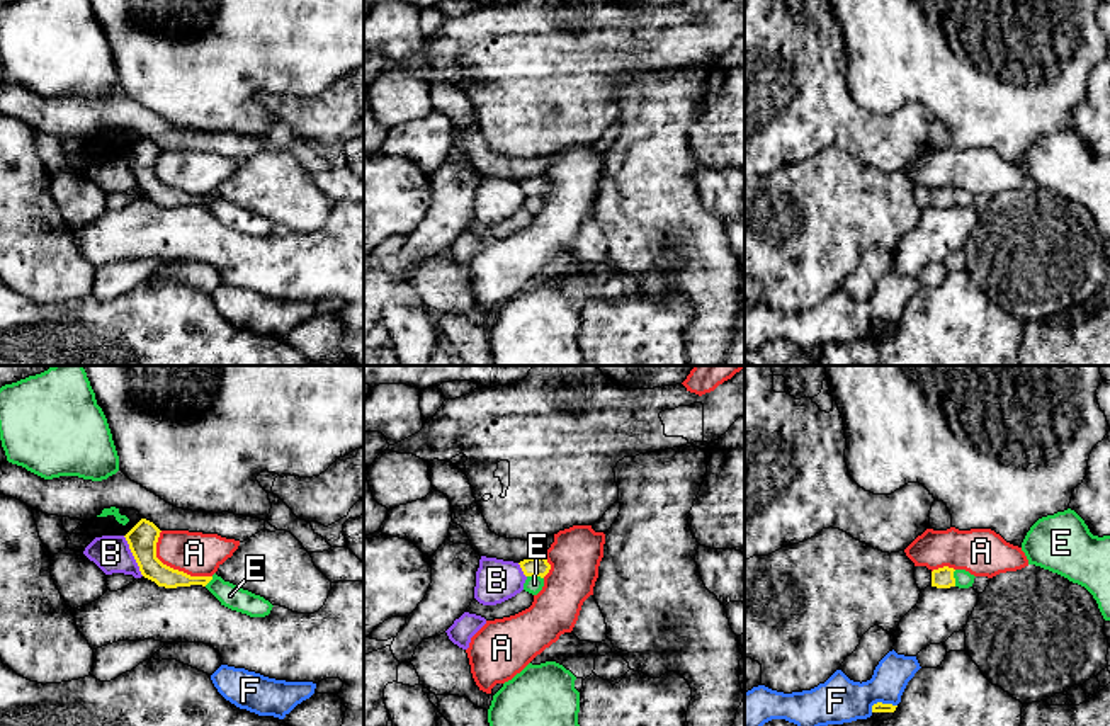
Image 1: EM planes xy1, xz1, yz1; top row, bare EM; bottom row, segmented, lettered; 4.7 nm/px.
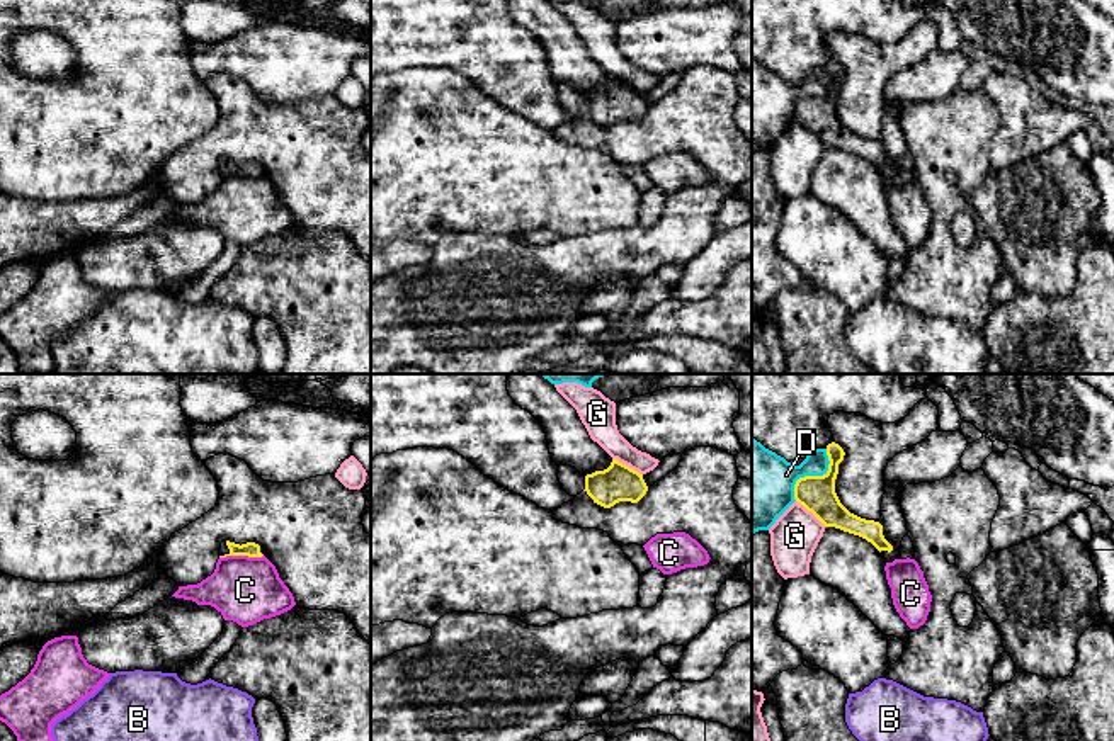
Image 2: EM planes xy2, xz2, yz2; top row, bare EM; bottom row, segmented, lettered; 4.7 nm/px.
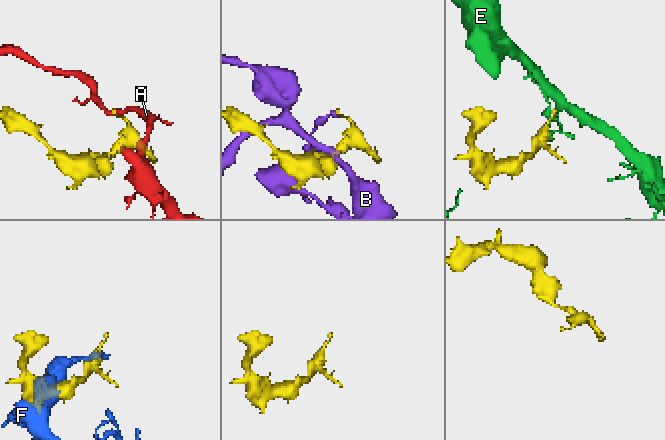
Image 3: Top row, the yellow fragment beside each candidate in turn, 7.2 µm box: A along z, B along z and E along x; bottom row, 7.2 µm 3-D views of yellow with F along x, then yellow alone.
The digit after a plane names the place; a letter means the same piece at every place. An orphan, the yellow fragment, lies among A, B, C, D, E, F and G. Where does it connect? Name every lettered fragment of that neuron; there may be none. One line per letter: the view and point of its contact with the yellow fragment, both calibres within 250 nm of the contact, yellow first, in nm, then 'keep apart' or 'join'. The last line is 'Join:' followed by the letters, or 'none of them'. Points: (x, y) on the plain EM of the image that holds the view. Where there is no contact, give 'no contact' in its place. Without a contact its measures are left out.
A: meets yellow in xy1 at (172, 187); 140 nm thick on the yellow side, 200 nm on the other; keep apart
B: meets yellow in xy1 at (133, 174); 140 nm thick on the yellow side, 180 nm on the other; keep apart
C: meets yellow in xy2 at (240, 174); 70 nm thick on the yellow side, 320 nm on the other; keep apart
D: meets yellow in yz2 at (812, 96); 180 nm thick on the yellow side, 320 nm on the other; keep apart
E: meets yellow in xz1 at (536, 194); 100 nm thick on the yellow side, 80 nm on the other; keep apart
F: meets yellow in yz1 at (881, 322); 50 nm thick on the yellow side, 220 nm on the other; keep apart
G: meets yellow in xz2 at (628, 85); 180 nm thick on the yellow side, 140 nm on the other; keep apart
Join: none of them

